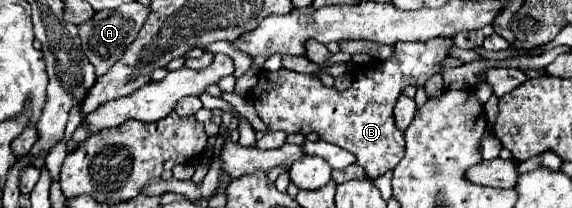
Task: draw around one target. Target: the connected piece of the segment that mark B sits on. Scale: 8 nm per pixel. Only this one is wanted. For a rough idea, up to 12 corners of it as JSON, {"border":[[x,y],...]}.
{"border":[[453,39],[395,45],[345,91],[261,71],[271,131],[317,133],[371,179],[405,153],[393,107],[439,73]]}

